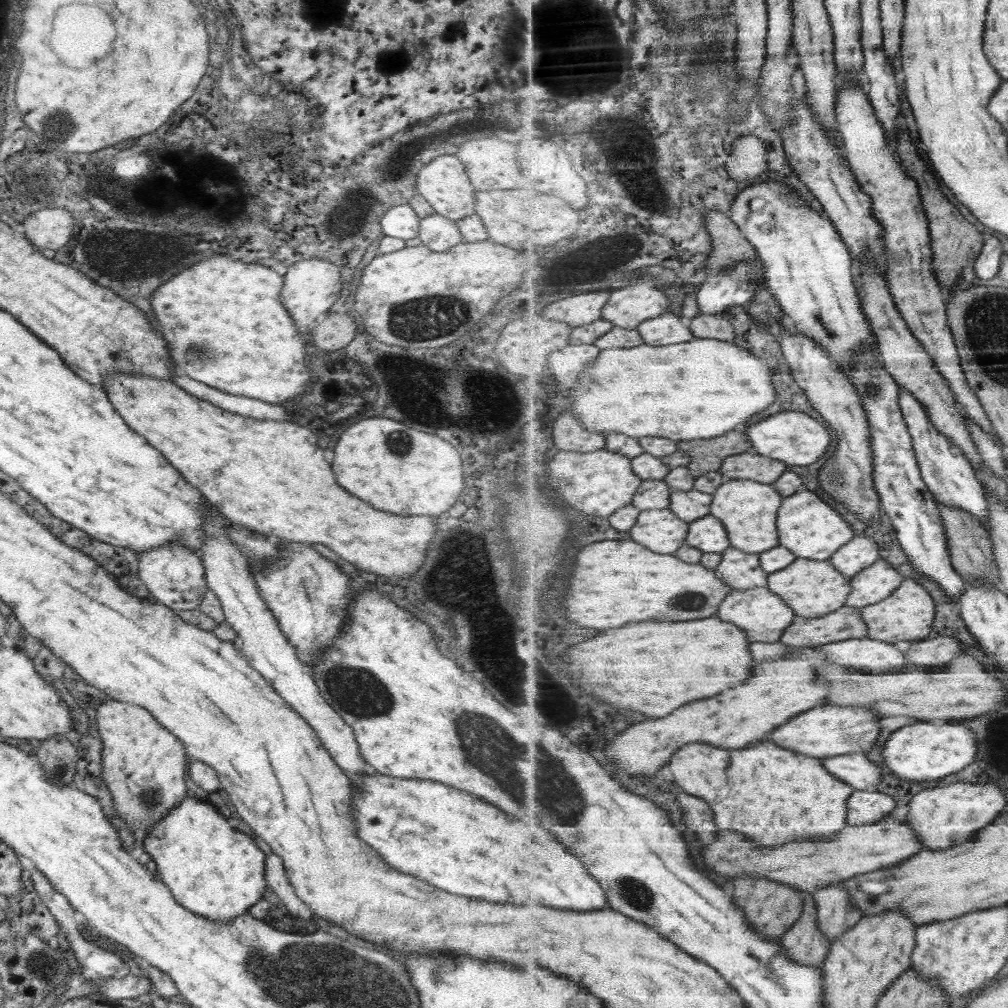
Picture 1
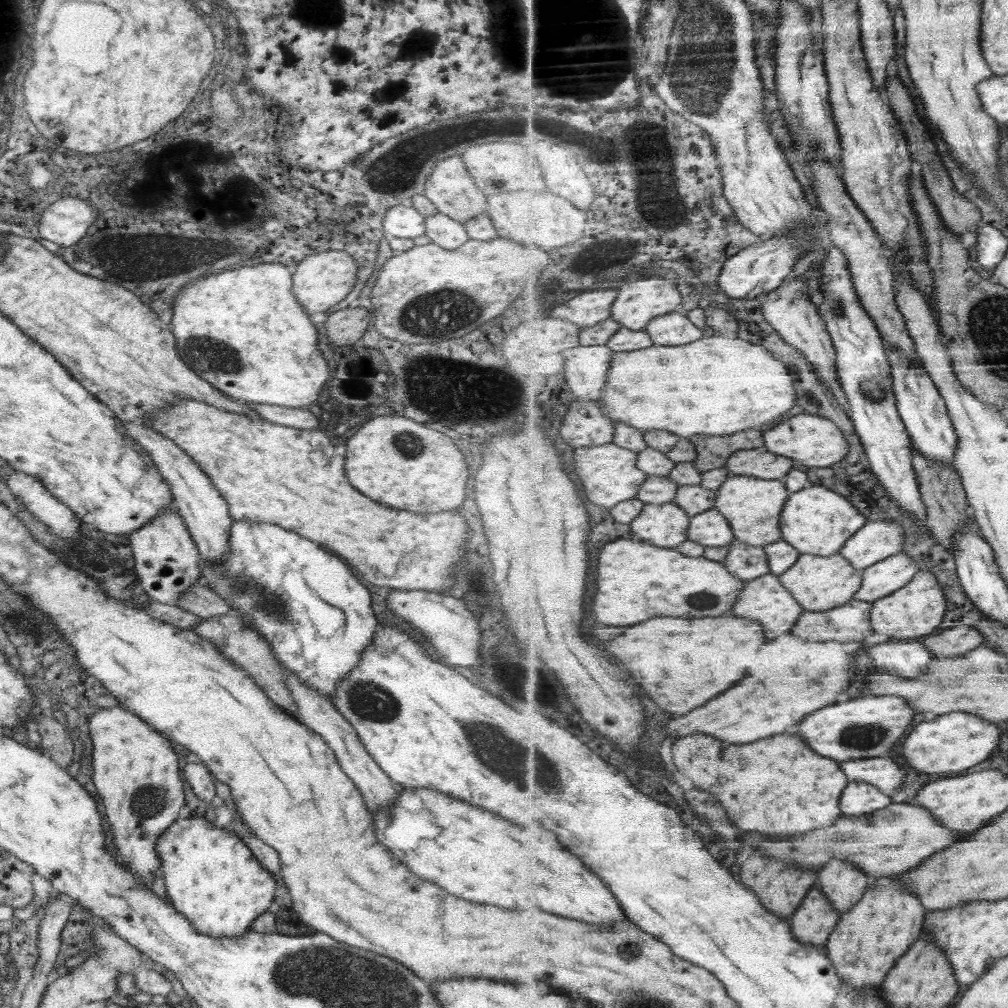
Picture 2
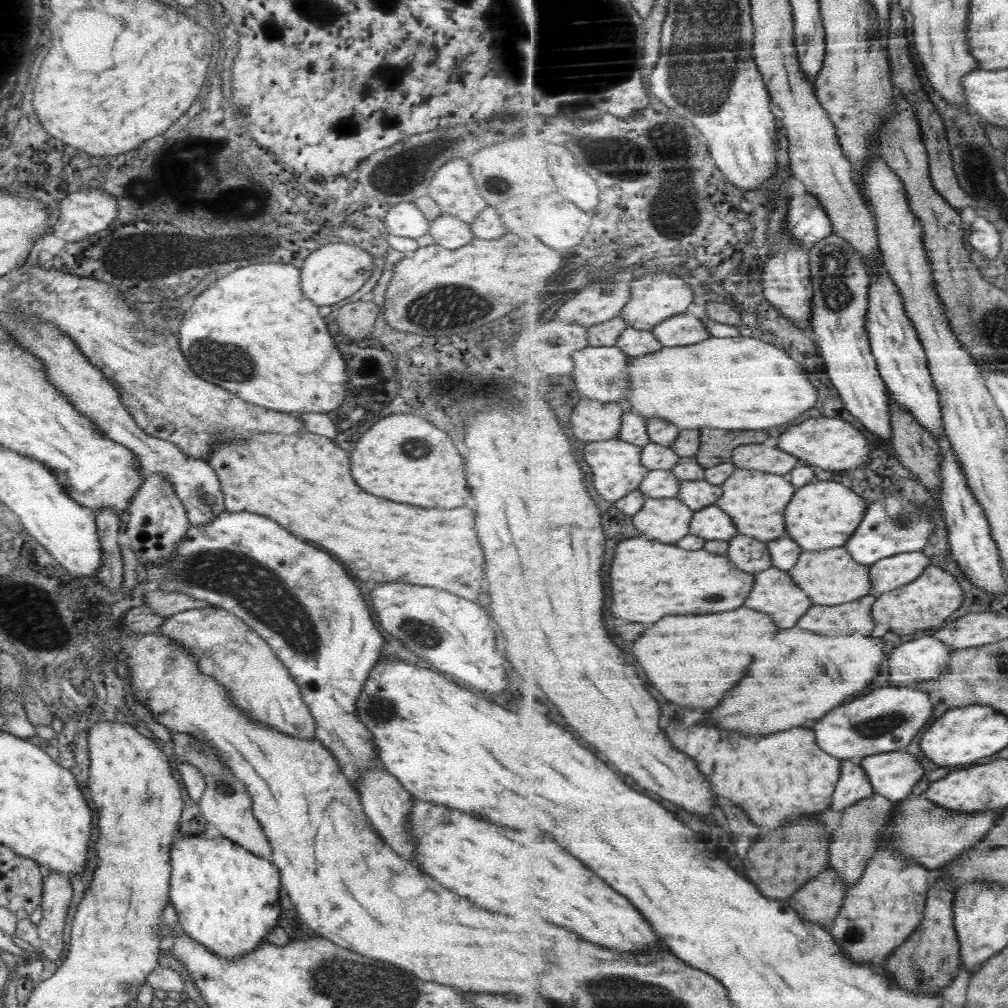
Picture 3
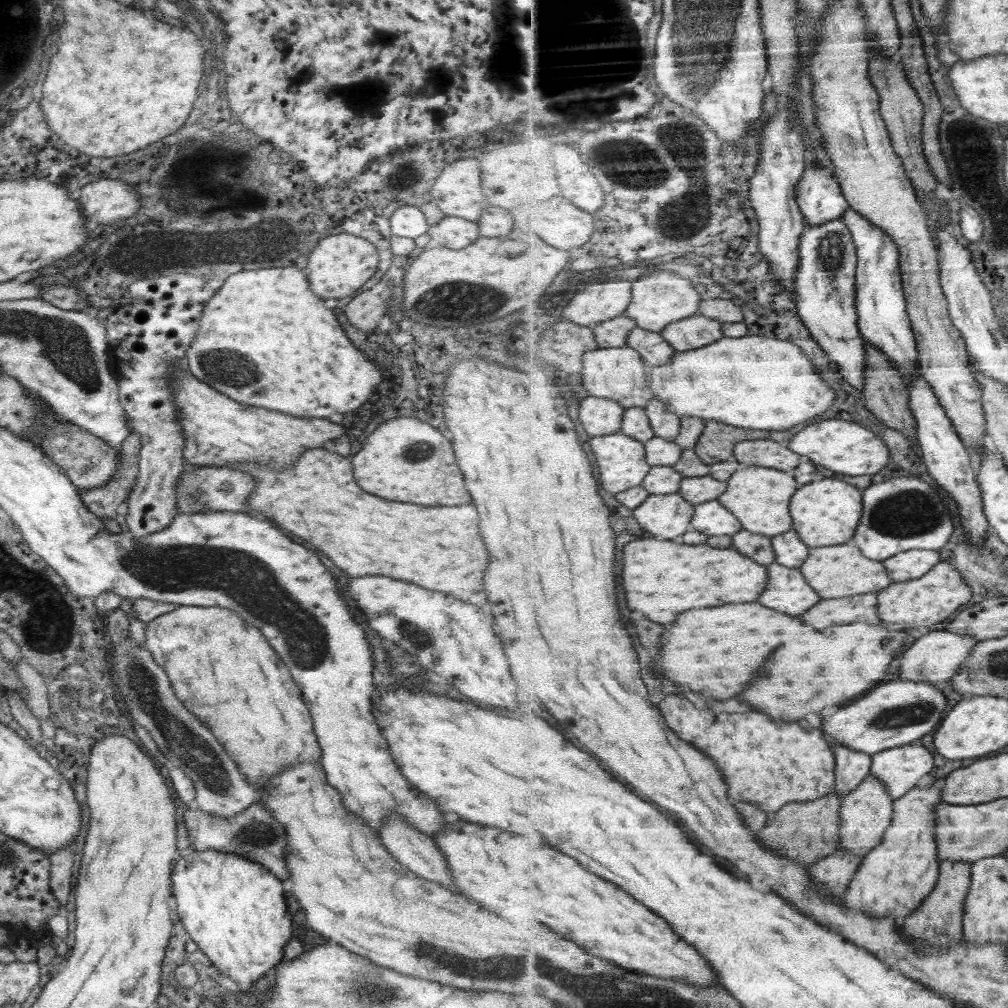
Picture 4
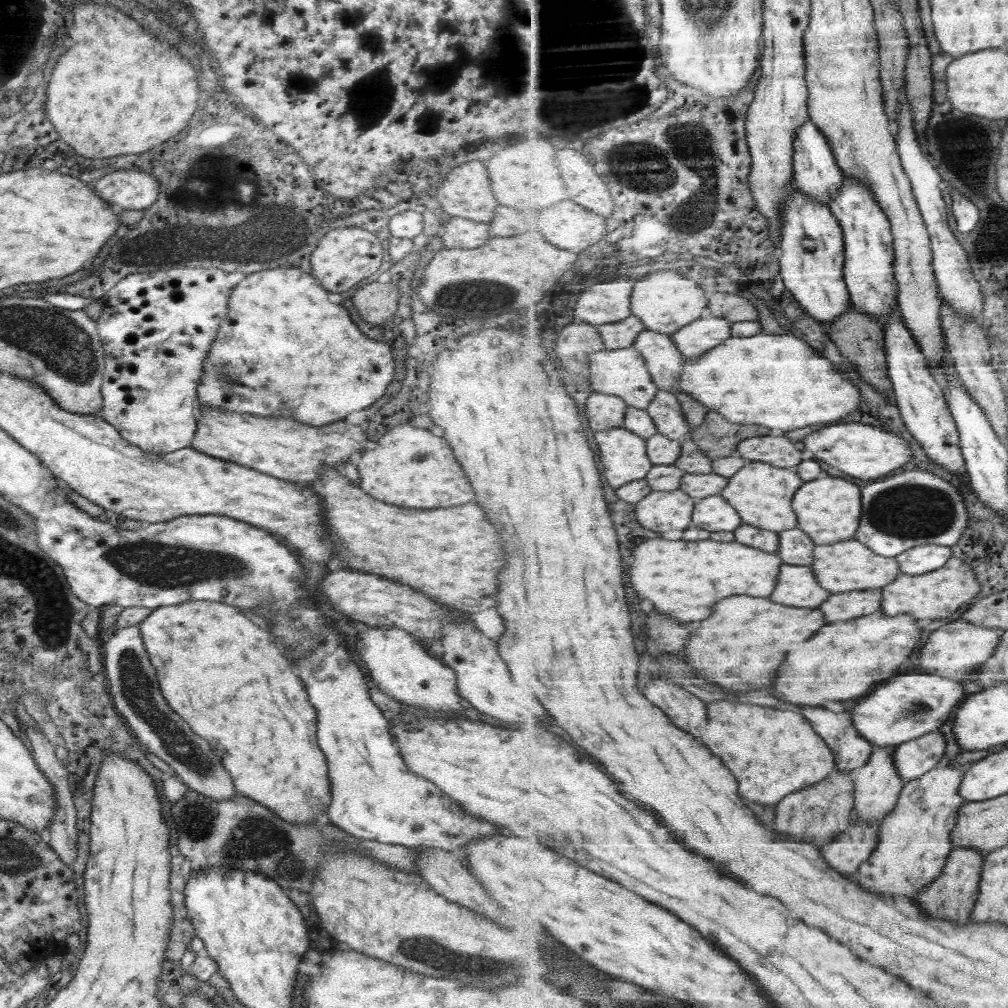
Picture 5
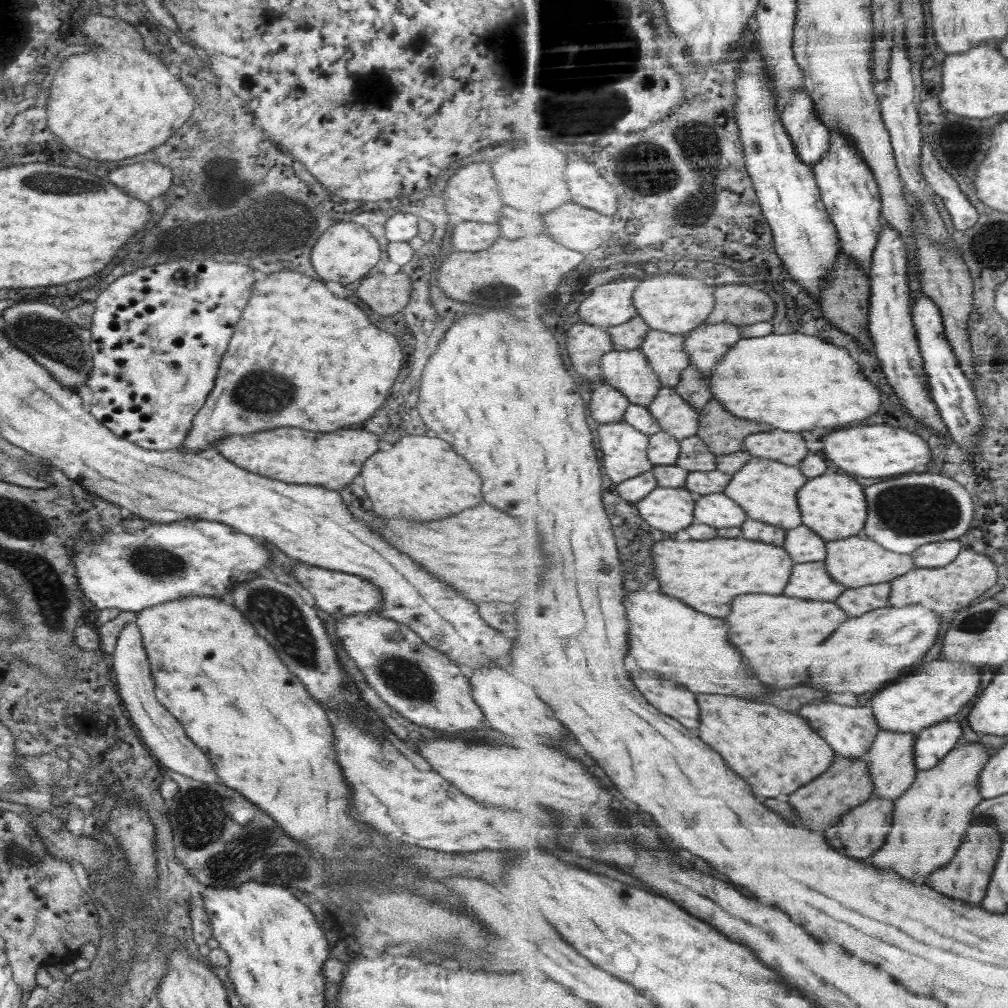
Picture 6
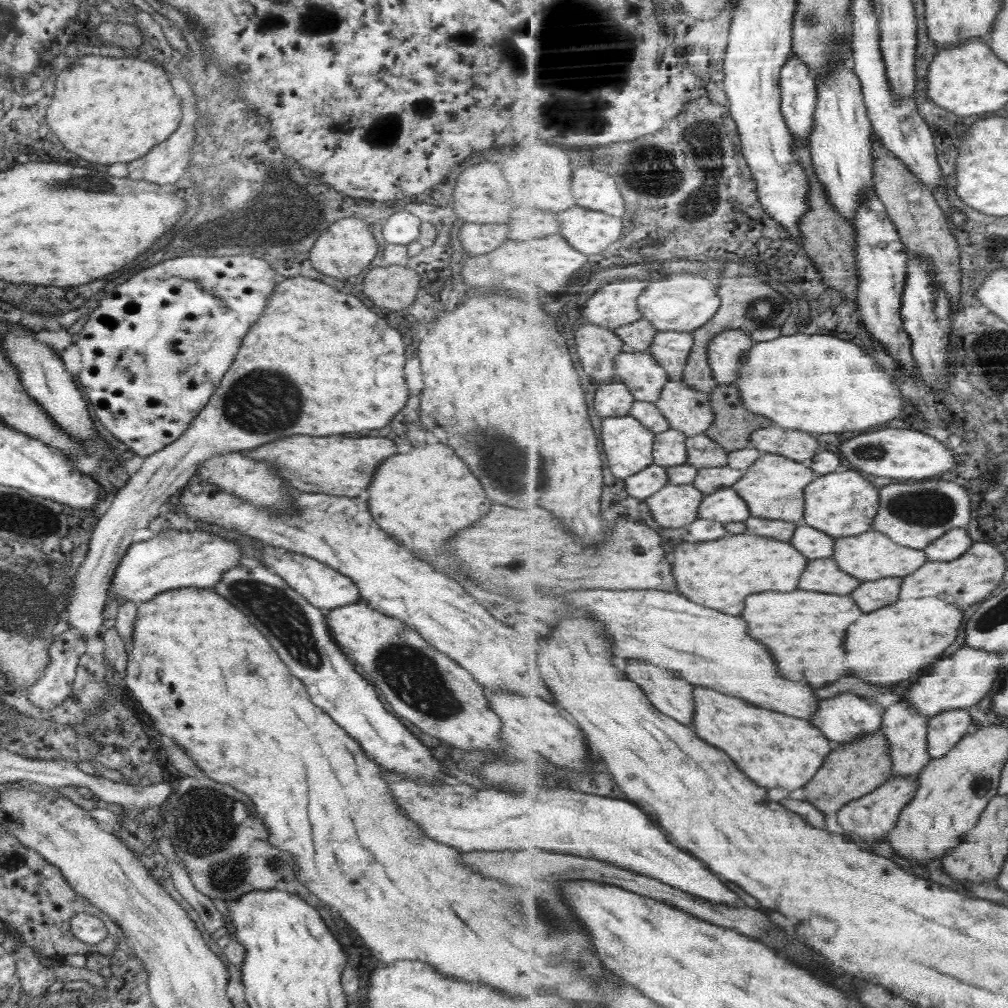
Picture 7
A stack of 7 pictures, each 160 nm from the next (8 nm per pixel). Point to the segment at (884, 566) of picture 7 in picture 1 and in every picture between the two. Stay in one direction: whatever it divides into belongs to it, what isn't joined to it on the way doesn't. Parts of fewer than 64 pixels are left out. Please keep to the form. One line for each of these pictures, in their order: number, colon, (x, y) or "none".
1: (814, 588)
2: (821, 583)
3: (832, 577)
4: (839, 571)
5: (850, 565)
6: (858, 561)

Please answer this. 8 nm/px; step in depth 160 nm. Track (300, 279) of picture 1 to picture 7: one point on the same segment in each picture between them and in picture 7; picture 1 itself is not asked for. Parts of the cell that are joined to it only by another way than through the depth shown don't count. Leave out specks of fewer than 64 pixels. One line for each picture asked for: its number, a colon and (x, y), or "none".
2: (322, 280)
3: (332, 273)
4: (339, 265)
5: (345, 256)
6: (346, 252)
7: (344, 250)

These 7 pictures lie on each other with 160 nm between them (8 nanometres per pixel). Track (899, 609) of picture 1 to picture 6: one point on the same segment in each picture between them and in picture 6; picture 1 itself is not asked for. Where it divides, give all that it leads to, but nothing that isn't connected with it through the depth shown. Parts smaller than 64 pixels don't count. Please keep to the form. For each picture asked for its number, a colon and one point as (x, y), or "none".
2: (919, 609)
3: (928, 602)
4: (929, 601)
5: (935, 595)
6: (951, 588)

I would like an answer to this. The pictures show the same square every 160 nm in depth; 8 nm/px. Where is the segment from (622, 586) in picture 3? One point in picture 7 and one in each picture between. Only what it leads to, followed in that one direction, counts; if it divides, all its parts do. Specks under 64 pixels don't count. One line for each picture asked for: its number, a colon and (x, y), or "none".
4: (663, 579)
5: (685, 578)
6: (710, 574)
7: (721, 574)

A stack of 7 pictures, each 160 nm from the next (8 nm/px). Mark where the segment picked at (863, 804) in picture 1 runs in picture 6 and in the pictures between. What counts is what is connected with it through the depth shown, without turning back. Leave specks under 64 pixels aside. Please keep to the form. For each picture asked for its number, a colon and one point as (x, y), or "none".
2: (861, 798)
3: (855, 785)
4: (854, 767)
5: (853, 750)
6: (852, 731)

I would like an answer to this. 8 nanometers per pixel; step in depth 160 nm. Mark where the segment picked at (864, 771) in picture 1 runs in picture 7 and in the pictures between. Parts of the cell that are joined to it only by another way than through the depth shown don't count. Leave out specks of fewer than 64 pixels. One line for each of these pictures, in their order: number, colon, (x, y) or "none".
2: (885, 772)
3: (894, 775)
4: (901, 768)
5: (916, 758)
6: (935, 742)
7: (948, 729)

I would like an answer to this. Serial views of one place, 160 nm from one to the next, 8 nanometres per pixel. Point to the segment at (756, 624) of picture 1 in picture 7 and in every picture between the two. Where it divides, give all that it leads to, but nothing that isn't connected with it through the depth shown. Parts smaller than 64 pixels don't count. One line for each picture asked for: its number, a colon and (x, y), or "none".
2: (767, 599)
3: (776, 592)
4: (789, 591)
5: (799, 586)
6: (813, 581)
7: (823, 575)

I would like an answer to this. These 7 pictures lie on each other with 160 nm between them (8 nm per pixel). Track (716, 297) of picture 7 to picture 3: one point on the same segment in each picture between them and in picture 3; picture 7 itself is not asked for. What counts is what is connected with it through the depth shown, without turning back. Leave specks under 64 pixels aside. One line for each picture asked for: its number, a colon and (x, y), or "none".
3: (655, 299)
4: (663, 299)
5: (667, 302)
6: (677, 304)

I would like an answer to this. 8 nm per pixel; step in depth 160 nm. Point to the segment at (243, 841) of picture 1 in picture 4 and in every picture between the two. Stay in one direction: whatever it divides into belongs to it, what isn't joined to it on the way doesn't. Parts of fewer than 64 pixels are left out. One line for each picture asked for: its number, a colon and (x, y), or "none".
2: (211, 877)
3: (226, 898)
4: (234, 910)

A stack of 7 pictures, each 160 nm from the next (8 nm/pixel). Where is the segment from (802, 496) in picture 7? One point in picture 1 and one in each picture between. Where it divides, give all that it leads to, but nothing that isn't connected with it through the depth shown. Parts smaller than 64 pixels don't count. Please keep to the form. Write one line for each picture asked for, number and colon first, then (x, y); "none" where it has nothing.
1: (749, 508)
2: (754, 506)
3: (757, 501)
4: (761, 497)
5: (764, 493)
6: (768, 490)

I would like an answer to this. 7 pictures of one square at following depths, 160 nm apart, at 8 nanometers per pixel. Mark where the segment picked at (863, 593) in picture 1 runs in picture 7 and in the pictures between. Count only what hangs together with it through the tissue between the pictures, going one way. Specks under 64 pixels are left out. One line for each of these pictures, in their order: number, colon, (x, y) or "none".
2: (883, 579)
3: (897, 571)
4: (913, 564)
5: (920, 560)
6: (940, 554)
7: (957, 542)

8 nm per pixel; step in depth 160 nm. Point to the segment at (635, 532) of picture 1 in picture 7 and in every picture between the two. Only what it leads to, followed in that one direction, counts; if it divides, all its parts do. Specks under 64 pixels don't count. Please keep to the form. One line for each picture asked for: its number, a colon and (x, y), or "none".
2: (668, 525)
3: (669, 519)
4: (669, 516)
5: (662, 511)
6: (671, 509)
7: (676, 506)

